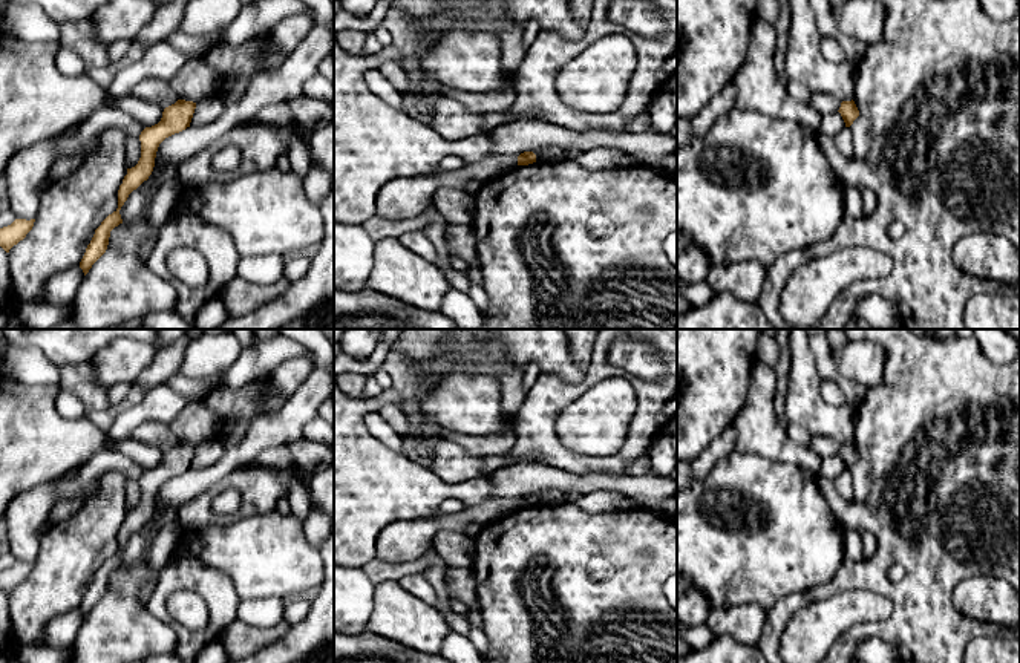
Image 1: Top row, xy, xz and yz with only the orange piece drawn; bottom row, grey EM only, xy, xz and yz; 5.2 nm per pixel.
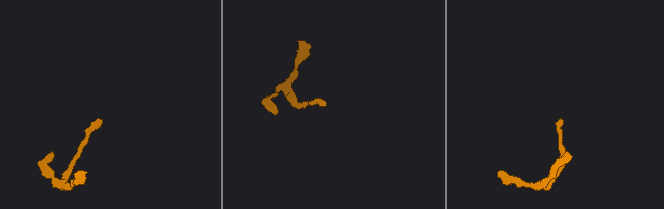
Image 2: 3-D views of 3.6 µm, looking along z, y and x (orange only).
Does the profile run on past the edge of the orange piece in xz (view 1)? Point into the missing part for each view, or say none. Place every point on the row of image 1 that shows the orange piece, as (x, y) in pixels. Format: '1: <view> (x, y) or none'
1: none

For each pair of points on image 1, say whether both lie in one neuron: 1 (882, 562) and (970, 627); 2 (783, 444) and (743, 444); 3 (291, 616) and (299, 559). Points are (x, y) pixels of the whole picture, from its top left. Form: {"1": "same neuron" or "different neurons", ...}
{"1": "same neuron", "2": "same neuron", "3": "different neurons"}

